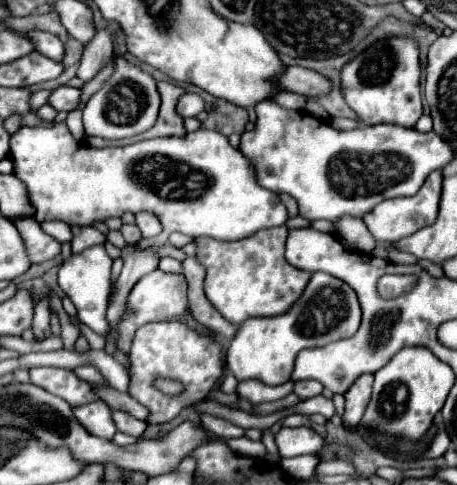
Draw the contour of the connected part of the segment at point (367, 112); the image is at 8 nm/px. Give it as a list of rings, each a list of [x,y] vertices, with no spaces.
[[[389,38],[375,42],[341,70],[343,96],[361,124],[399,124],[413,128],[423,114],[419,94],[419,46],[409,38]]]

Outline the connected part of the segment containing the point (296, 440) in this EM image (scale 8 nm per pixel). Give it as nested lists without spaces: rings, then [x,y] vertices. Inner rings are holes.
[[[309,426],[282,427],[275,436],[275,442],[283,458],[309,454],[323,448],[323,438]]]

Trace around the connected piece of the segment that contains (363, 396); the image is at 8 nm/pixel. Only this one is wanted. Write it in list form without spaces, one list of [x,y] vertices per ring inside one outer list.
[[[363,374],[357,378],[357,382],[349,388],[345,394],[345,414],[343,420],[351,426],[361,422],[363,412],[367,410],[367,402],[371,398],[371,386],[373,386],[373,374]]]

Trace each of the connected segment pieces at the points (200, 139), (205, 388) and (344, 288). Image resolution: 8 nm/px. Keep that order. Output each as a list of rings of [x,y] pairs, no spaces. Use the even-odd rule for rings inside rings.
[[[49,124],[49,126],[37,126],[37,128],[19,128],[13,136],[11,136],[11,160],[15,154],[15,176],[25,184],[27,188],[27,196],[31,200],[31,204],[35,206],[35,220],[43,222],[43,220],[63,220],[67,224],[79,224],[79,226],[91,226],[93,222],[103,222],[109,216],[121,216],[123,212],[141,212],[141,210],[149,210],[153,214],[159,216],[161,224],[163,224],[163,238],[169,236],[171,232],[183,232],[189,234],[193,238],[199,236],[209,236],[209,238],[219,238],[219,240],[241,240],[247,236],[253,236],[253,232],[259,232],[263,228],[275,228],[275,226],[285,226],[289,220],[287,208],[281,204],[279,196],[263,186],[259,186],[257,176],[255,176],[255,168],[251,164],[251,160],[247,160],[247,156],[241,154],[239,148],[233,148],[227,138],[215,130],[203,130],[199,128],[197,132],[189,132],[183,138],[153,138],[153,140],[145,140],[145,142],[137,142],[131,146],[123,146],[123,148],[91,148],[87,144],[79,144],[73,140],[71,132],[67,130],[65,124]]]
[[[153,322],[145,324],[135,334],[135,344],[131,348],[131,384],[129,394],[145,404],[151,410],[147,422],[169,422],[173,420],[183,408],[193,404],[195,400],[207,398],[209,390],[215,386],[217,378],[221,376],[221,344],[209,338],[199,336],[189,326],[179,322]],[[153,378],[177,378],[185,384],[185,392],[181,396],[165,396],[153,388]]]
[[[315,272],[301,298],[285,314],[271,318],[249,318],[239,326],[227,348],[227,368],[237,380],[257,378],[269,386],[285,384],[293,372],[293,362],[299,350],[319,348],[349,338],[357,332],[359,322],[361,308],[355,290],[339,278]]]

